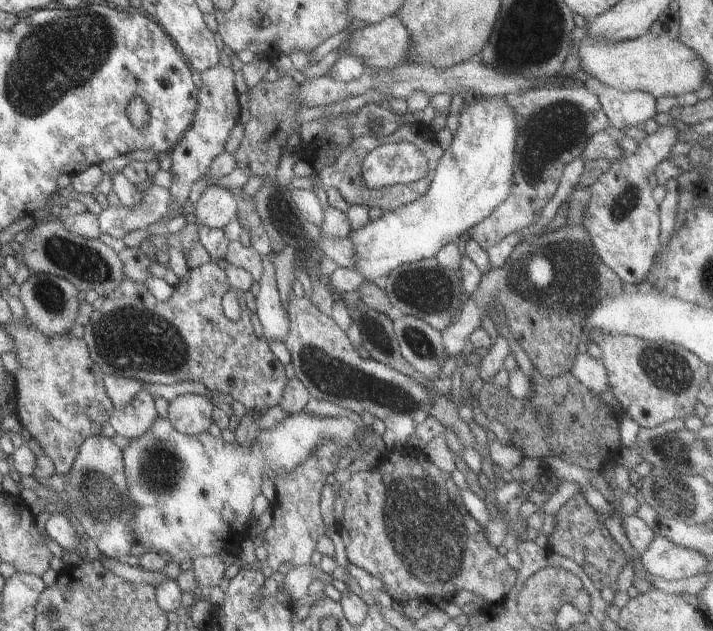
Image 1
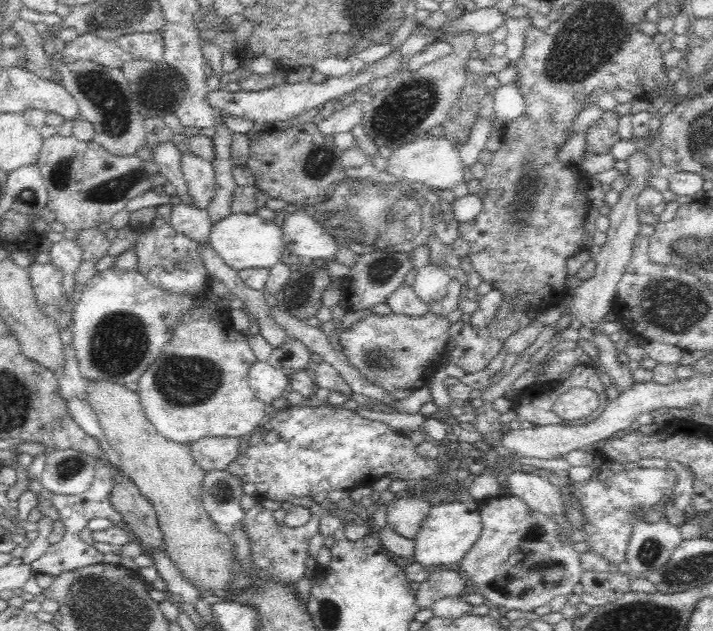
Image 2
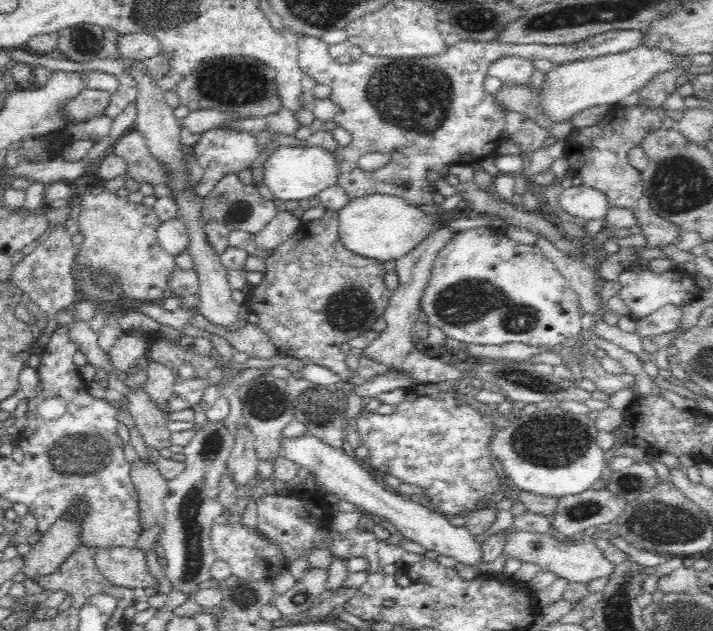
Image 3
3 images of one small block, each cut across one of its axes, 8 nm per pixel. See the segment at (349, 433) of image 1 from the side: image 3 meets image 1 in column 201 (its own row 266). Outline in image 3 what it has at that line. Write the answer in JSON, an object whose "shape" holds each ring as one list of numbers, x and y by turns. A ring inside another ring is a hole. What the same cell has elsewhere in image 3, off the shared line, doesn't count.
{"shape":[[490,227,460,231,440,250,421,298,421,309,428,316,429,325,437,326,447,338,466,345,522,343,529,347,546,347,546,350,562,350,568,338,582,331,578,295,541,249,516,243,502,231]]}

